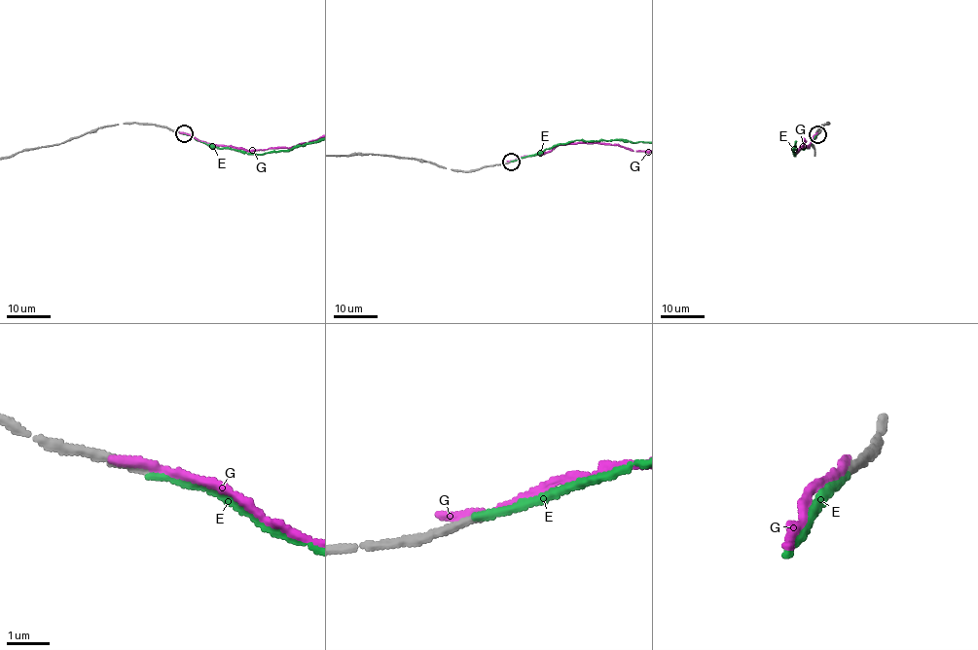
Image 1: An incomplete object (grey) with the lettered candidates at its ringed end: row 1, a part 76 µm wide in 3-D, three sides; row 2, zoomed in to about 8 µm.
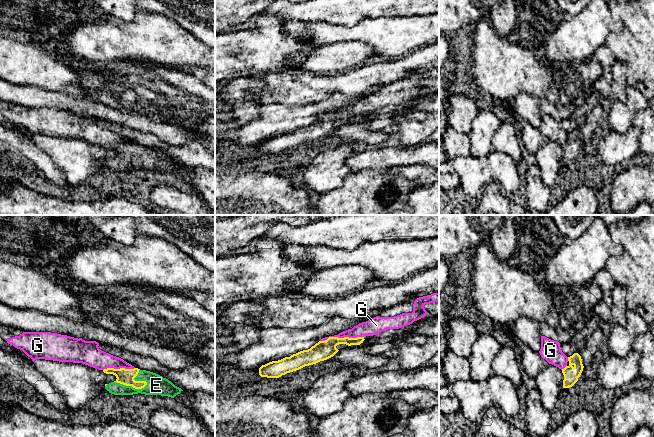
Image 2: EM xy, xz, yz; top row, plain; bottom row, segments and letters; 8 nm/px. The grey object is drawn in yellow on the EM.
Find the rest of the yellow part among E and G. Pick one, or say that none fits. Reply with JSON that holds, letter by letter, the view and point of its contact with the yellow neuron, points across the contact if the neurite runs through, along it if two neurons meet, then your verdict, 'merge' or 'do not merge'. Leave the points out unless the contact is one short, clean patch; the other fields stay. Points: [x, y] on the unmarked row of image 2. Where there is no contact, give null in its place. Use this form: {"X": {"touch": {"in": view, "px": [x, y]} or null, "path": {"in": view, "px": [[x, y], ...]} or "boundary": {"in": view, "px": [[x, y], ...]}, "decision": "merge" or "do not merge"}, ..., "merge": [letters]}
{"E": {"touch": {"in": "xy", "px": [131, 161]}, "path": {"in": "xy", "px": [[124, 152], [131, 161], [135, 164], [156, 161]]}, "decision": "merge"}, "G": {"touch": {"in": "xz", "px": [341, 114]}, "decision": "do not merge"}, "merge": ["E"]}

